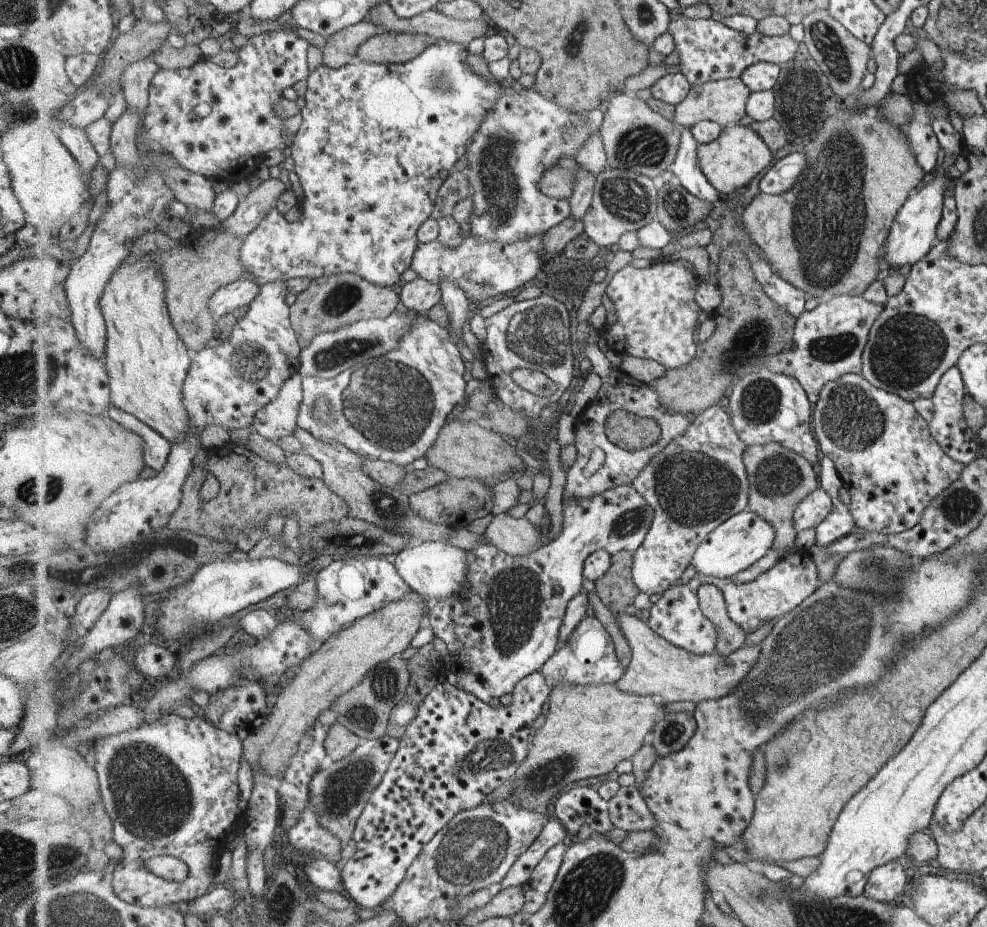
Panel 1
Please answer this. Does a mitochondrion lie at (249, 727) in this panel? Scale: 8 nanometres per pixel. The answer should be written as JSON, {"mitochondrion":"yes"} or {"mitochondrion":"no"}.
{"mitochondrion":"no"}

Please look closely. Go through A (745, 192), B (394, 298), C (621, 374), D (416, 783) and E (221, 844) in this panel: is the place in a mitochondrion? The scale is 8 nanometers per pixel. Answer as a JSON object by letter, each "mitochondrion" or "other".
{"A":"other","B":"other","C":"other","D":"other","E":"other"}

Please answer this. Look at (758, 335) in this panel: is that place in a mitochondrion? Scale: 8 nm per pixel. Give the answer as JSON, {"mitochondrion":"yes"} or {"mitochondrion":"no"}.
{"mitochondrion":"yes"}

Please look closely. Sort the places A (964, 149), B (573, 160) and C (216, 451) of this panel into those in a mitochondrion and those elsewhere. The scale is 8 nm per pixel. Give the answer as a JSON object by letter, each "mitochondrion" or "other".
{"A":"other","B":"other","C":"other"}

